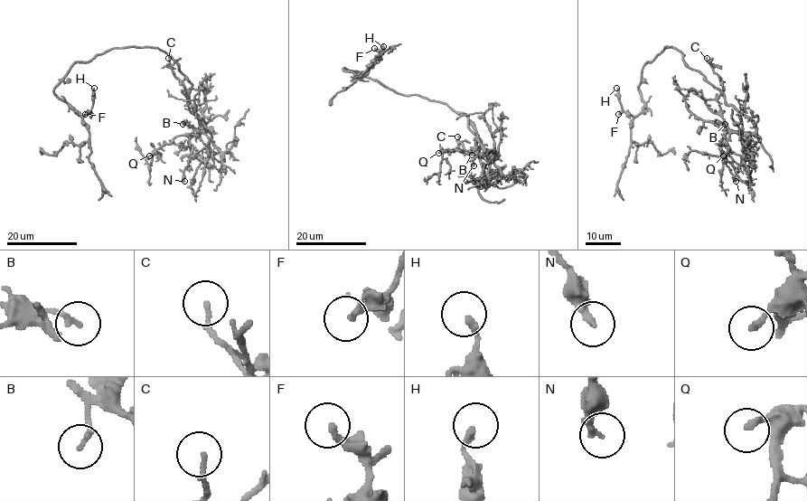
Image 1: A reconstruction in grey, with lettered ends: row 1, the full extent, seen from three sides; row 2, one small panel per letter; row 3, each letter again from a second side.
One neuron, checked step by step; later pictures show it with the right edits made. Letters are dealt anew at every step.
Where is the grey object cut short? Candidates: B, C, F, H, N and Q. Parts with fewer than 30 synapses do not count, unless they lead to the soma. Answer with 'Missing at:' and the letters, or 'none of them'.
Missing at: none of them

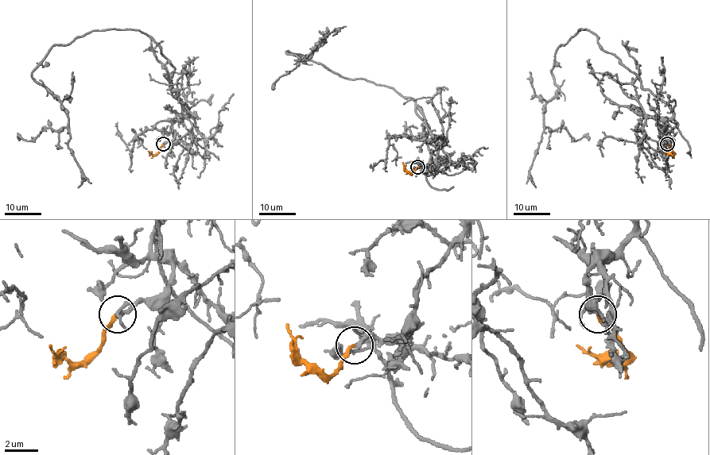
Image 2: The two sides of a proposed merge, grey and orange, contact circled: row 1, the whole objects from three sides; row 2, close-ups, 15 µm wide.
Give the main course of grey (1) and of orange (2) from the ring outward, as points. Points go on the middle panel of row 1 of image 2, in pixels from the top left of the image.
1: (417, 167), (436, 172), (428, 125), (415, 102), (287, 52), (304, 58), (323, 44), (272, 90)
2: (417, 167), (410, 173), (402, 163)

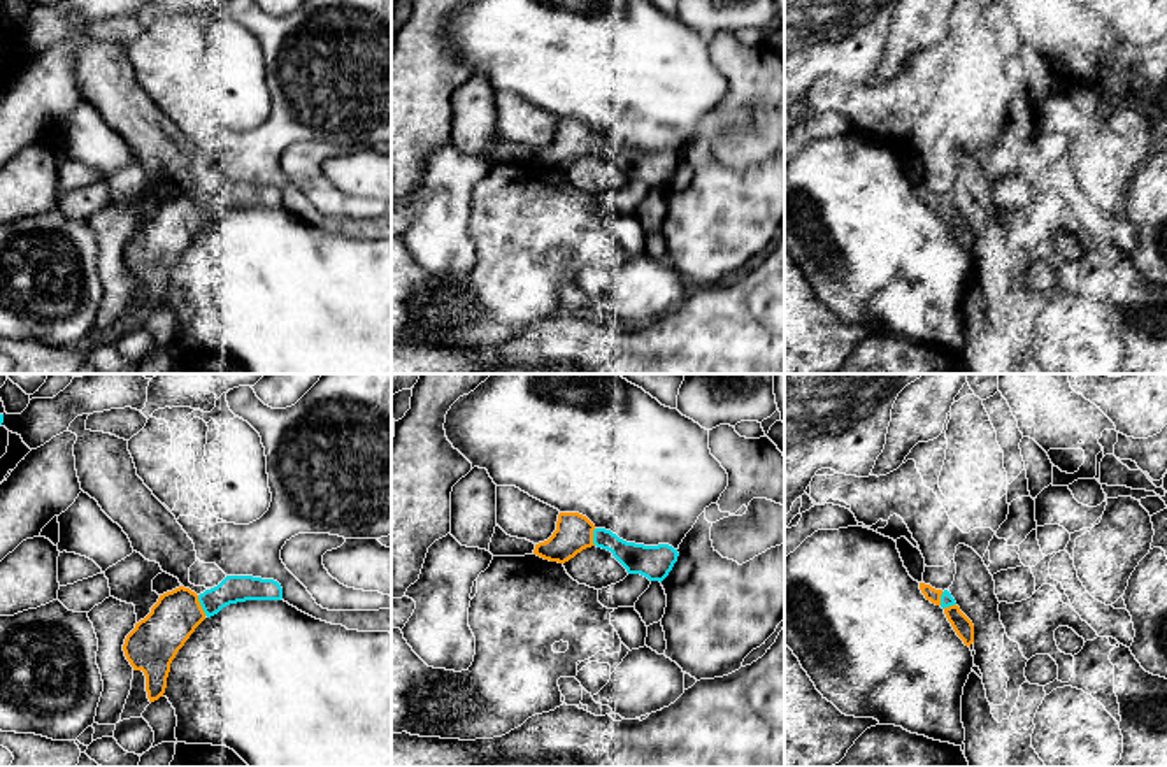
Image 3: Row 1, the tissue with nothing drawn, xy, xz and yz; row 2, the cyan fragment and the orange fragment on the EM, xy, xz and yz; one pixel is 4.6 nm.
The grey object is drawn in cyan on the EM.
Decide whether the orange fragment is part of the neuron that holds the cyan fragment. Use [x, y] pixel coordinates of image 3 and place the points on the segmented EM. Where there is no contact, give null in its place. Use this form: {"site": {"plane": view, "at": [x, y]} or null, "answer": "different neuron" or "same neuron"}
{"site": {"plane": "xy", "at": [202, 606]}, "answer": "same neuron"}

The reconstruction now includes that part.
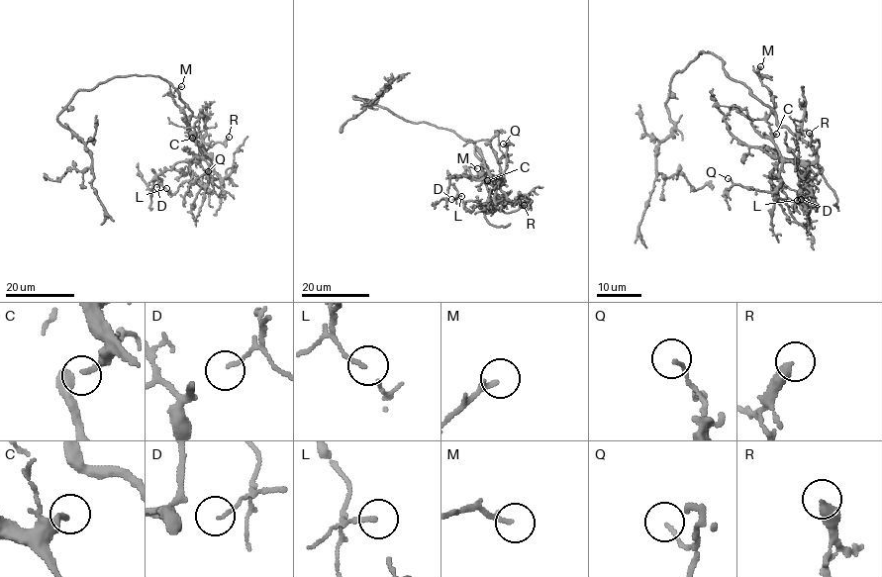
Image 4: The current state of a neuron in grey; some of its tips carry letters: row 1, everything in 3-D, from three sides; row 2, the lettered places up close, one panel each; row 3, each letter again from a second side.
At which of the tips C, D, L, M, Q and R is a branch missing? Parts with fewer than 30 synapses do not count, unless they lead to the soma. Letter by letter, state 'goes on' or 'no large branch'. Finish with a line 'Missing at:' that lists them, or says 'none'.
C: no large branch
D: no large branch
L: no large branch
M: no large branch
Q: no large branch
R: no large branch
Missing at: none

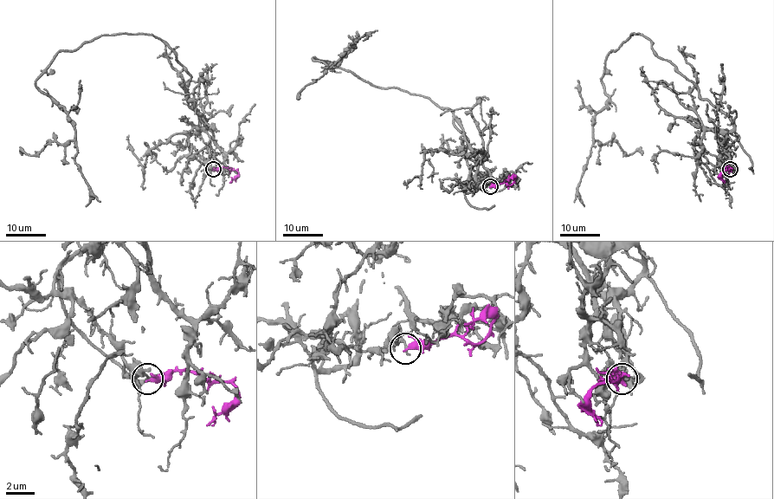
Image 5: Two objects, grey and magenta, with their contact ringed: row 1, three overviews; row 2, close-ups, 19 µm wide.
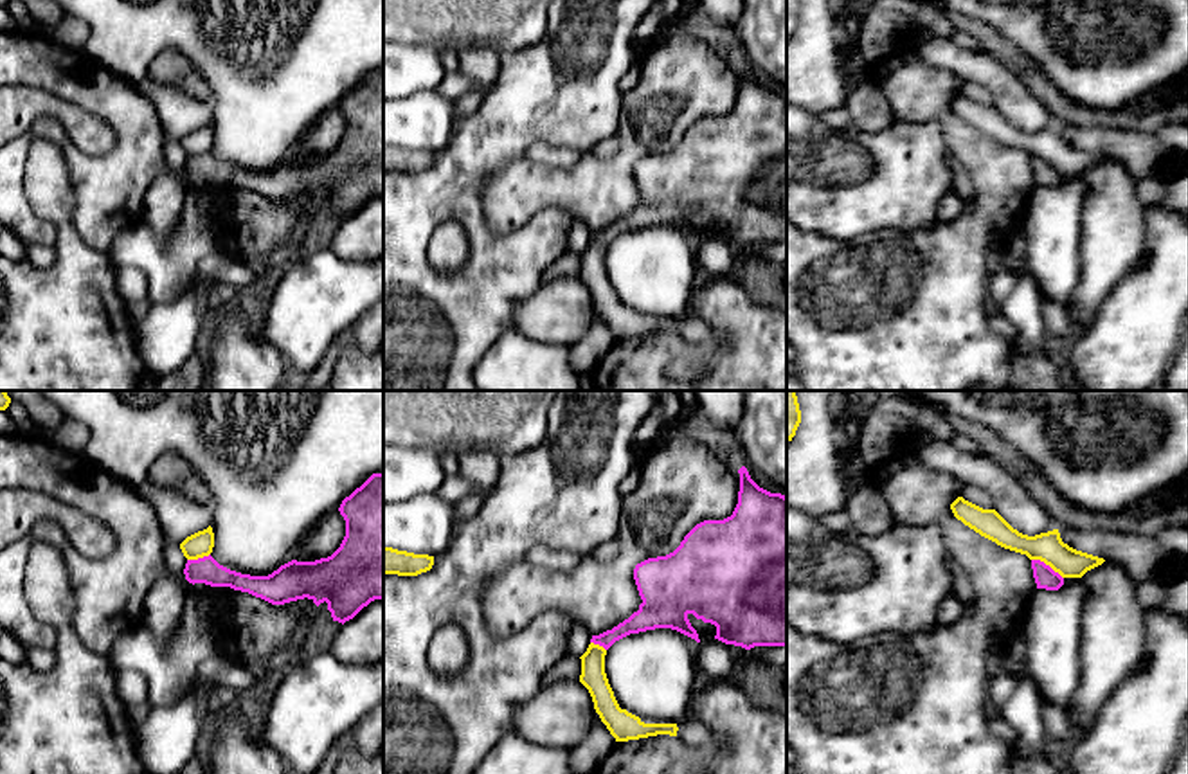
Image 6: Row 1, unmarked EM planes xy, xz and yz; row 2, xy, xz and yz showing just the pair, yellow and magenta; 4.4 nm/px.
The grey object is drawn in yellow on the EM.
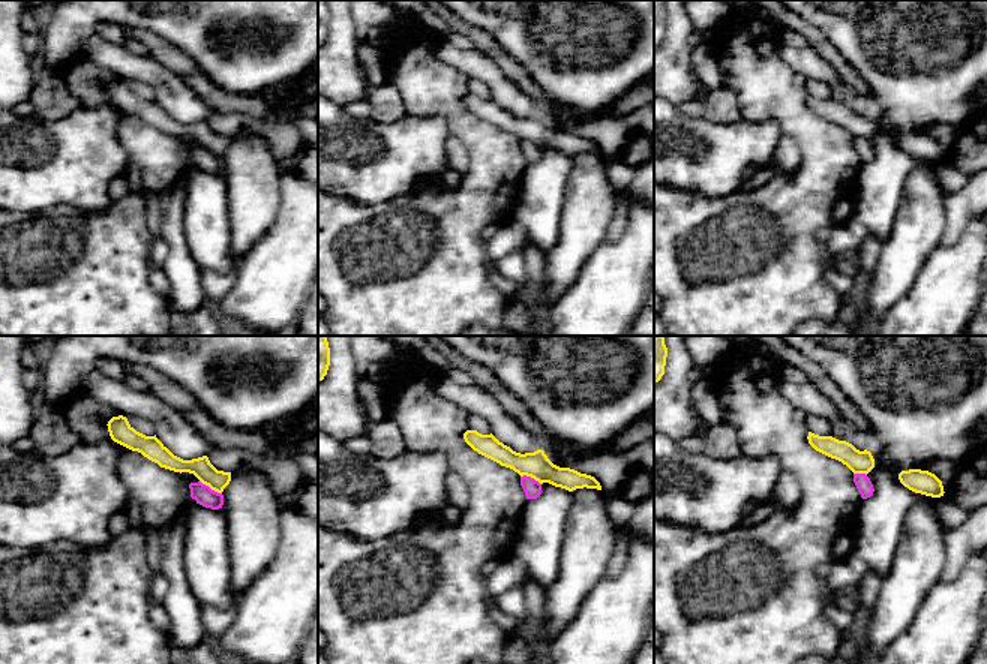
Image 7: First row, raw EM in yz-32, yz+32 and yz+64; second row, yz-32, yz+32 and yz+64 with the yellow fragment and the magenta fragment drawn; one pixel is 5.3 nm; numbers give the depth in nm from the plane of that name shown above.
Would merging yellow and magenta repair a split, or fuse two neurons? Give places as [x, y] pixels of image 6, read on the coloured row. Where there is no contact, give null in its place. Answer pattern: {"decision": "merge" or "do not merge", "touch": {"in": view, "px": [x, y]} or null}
{"decision": "do not merge", "touch": {"in": "yz", "px": [1048, 564]}}

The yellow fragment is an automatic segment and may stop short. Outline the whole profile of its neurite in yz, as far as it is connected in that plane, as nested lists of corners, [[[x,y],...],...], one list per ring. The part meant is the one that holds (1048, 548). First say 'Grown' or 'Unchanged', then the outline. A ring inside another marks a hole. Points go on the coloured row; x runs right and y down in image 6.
Unchanged. [[[958,497],[950,509],[958,520],[997,545],[1040,560],[1062,578],[1082,578],[1105,560],[1062,542],[1058,529],[1028,536],[1013,529],[995,509],[983,509]]]

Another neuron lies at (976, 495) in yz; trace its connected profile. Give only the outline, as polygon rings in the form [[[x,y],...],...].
[[[963,486],[961,497],[983,509],[995,509],[992,497],[981,488]]]

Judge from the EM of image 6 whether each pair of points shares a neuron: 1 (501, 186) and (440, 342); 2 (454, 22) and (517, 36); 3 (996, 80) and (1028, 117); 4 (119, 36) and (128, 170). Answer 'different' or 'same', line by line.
1: different
2: same
3: same
4: different

